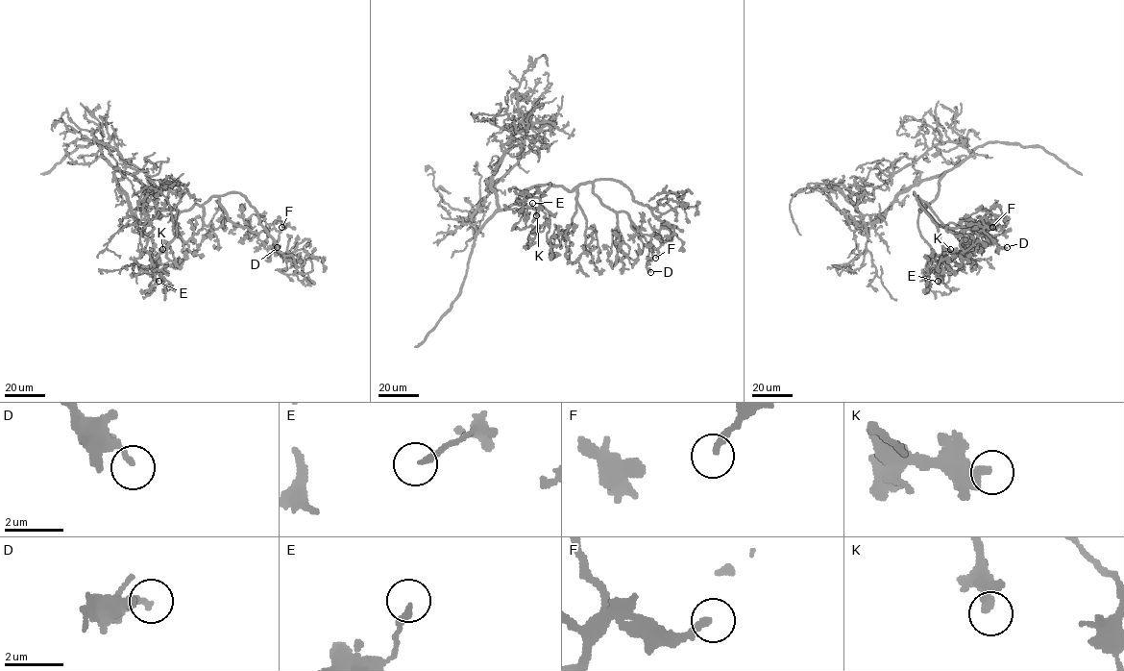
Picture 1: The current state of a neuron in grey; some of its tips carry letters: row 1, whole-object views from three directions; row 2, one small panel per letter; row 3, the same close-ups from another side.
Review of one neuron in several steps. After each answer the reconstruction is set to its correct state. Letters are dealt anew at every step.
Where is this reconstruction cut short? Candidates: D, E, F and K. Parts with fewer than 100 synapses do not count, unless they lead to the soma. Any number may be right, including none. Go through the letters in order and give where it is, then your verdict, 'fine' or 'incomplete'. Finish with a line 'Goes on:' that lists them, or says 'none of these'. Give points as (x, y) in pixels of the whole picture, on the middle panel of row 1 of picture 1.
D: (650, 272) | fine
E: (532, 203) | fine
F: (655, 258) | fine
K: (536, 215) | fine
Goes on: none of these

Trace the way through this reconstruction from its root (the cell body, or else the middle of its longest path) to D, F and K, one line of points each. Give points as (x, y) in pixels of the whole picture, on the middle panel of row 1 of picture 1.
D: (520, 204), (520, 194), (535, 186), (573, 190), (591, 183), (599, 200), (625, 211), (653, 248), (650, 272)
F: (520, 204), (520, 194), (535, 186), (573, 190), (591, 183), (604, 205), (627, 213), (657, 249), (655, 258)
K: (520, 204), (522, 192), (550, 183), (540, 198), (549, 217), (547, 221), (545, 213), (537, 208), (536, 215)

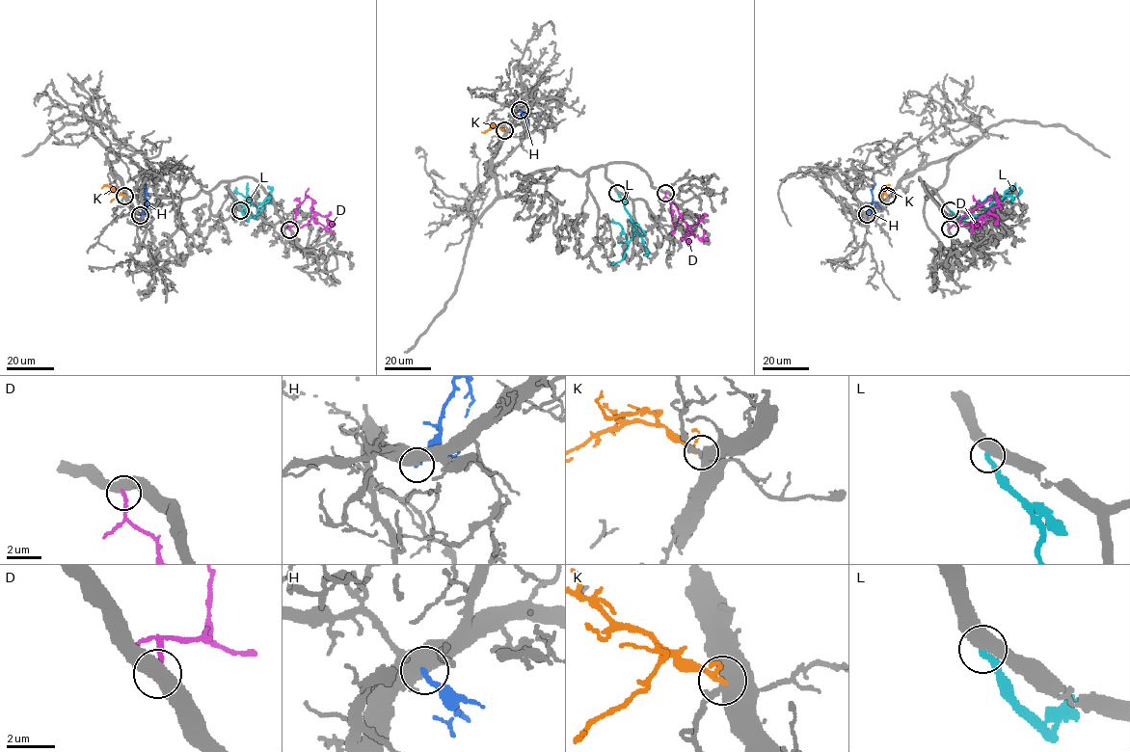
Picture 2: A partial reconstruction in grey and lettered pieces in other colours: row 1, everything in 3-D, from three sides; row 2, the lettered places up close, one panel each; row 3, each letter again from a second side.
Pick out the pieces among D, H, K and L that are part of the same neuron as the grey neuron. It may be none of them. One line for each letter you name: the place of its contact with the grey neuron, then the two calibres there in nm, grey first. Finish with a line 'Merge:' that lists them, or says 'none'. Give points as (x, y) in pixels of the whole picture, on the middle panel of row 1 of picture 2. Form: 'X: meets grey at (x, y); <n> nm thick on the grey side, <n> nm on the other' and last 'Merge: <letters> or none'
K: meets grey at (504, 130); 500 nm thick on the grey side, 180 nm on the other
Merge: K

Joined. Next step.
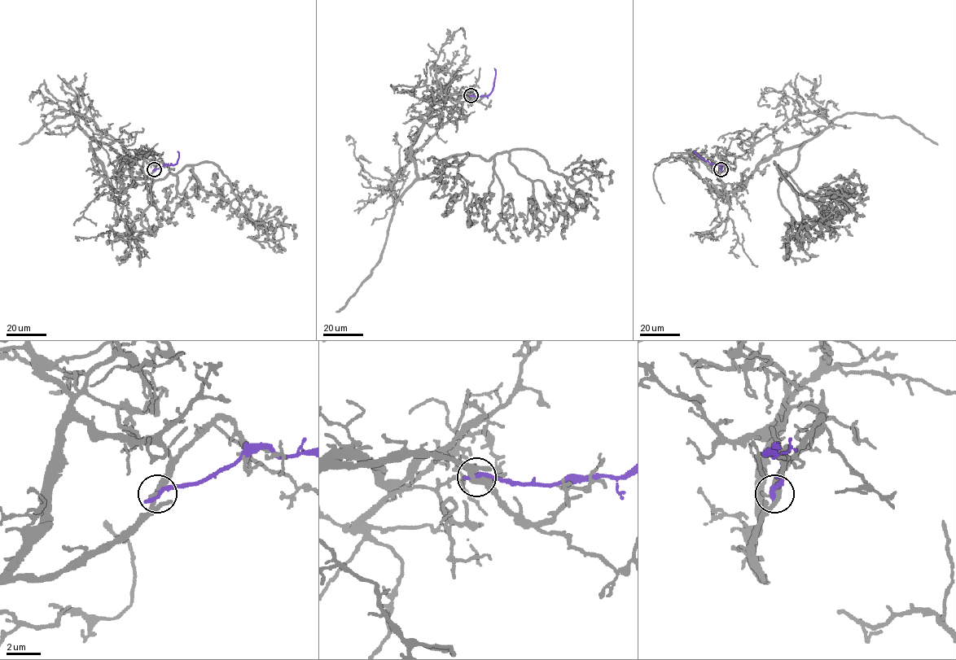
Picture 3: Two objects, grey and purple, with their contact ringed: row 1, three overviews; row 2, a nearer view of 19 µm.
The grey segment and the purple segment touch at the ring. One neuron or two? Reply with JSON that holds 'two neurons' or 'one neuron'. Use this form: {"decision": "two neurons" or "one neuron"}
{"decision": "two neurons"}

